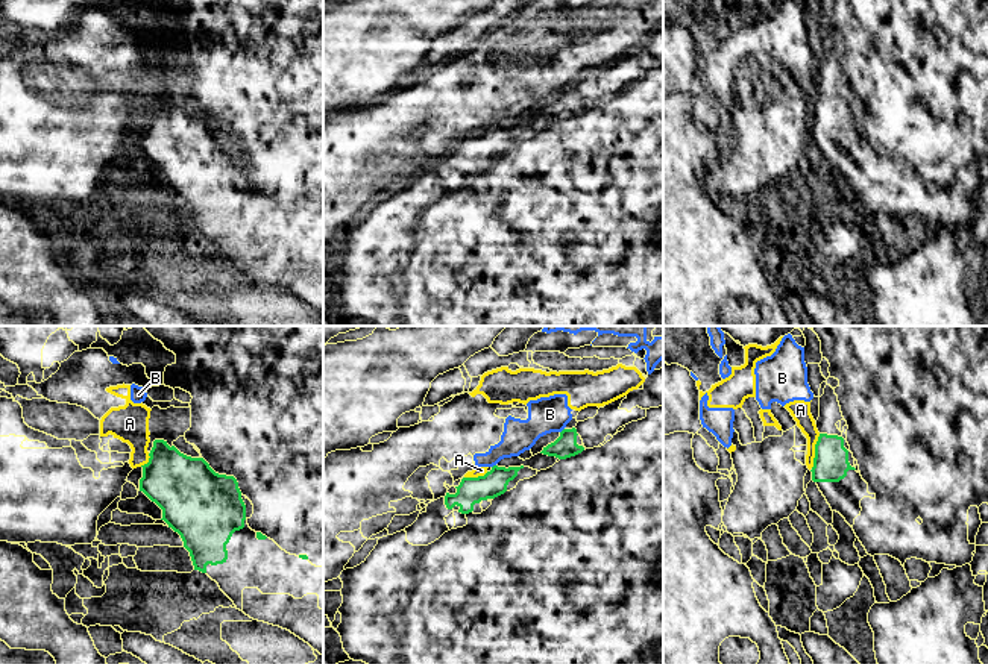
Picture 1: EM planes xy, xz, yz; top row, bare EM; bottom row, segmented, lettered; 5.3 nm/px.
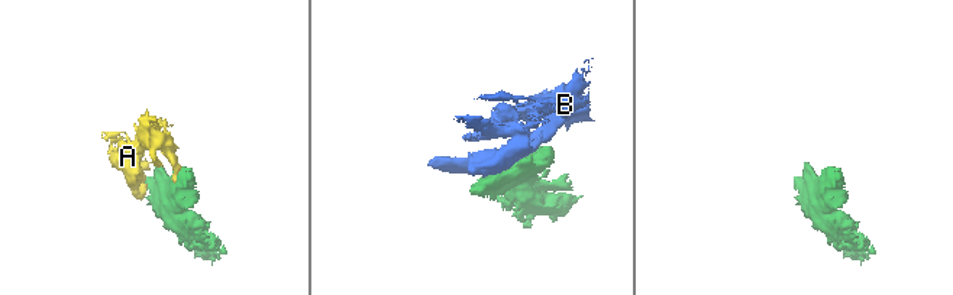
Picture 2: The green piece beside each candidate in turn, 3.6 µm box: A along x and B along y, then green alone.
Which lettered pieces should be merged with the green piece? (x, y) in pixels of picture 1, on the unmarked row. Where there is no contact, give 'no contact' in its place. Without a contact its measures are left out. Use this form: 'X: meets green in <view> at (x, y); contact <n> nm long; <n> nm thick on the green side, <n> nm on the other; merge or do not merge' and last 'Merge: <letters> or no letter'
A: meets green in yz at (815, 111); contact 190 nm long; 190 nm thick on the green side, 110 nm on the other; do not merge
B: meets green in xz at (562, 91); contact 40 nm long; 120 nm thick on the green side, 190 nm on the other; do not merge
Merge: no letter

